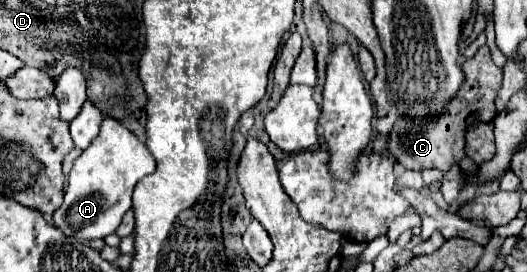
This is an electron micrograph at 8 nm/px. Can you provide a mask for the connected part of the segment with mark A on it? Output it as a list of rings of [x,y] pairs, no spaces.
[[[103,118],[101,132],[91,146],[75,160],[63,204],[53,212],[53,224],[69,238],[79,242],[91,242],[113,234],[121,224],[123,214],[131,208],[131,194],[135,184],[155,170],[155,158],[147,146],[137,140],[115,118]]]

